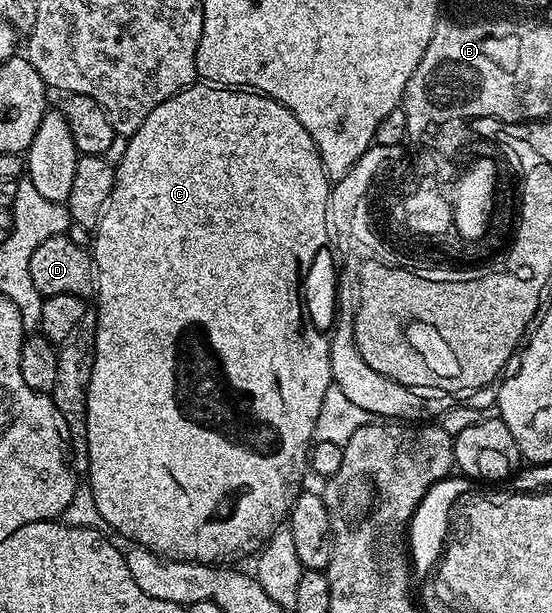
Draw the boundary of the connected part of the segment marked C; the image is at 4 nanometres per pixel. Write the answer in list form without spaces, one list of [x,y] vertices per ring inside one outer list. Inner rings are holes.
[[[193,85],[184,91],[179,91],[174,97],[162,101],[146,121],[127,140],[124,147],[124,156],[120,163],[115,164],[116,180],[114,189],[108,198],[108,205],[100,216],[99,223],[94,228],[94,242],[90,247],[93,263],[96,264],[96,289],[94,292],[94,308],[97,313],[96,344],[93,351],[92,376],[88,383],[88,416],[86,417],[86,436],[89,438],[89,463],[86,470],[87,486],[92,489],[92,496],[98,505],[98,513],[102,513],[105,524],[114,527],[118,532],[132,539],[133,544],[145,547],[155,555],[162,555],[166,559],[177,559],[187,563],[207,563],[209,565],[232,565],[235,559],[244,559],[255,556],[260,548],[267,543],[279,527],[285,526],[287,517],[292,512],[294,501],[302,494],[300,487],[304,483],[304,474],[310,471],[310,448],[314,442],[315,421],[318,419],[322,399],[329,386],[333,384],[330,373],[330,349],[324,351],[326,335],[320,339],[312,327],[308,327],[309,318],[304,318],[304,307],[300,307],[300,275],[304,275],[304,267],[312,260],[312,251],[324,243],[324,230],[329,228],[326,221],[328,212],[328,197],[330,194],[330,180],[328,174],[322,169],[322,161],[310,133],[281,103],[268,98],[267,95],[253,93],[248,89],[229,89],[219,85]],[[288,147],[288,155],[280,151]]]

